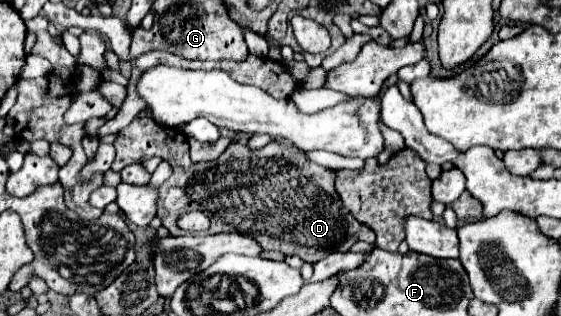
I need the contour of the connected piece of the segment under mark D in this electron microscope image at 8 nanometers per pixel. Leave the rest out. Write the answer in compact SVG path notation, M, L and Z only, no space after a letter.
M136 117L128 127L124 127L116 141L116 159L112 163L114 171L122 171L128 163L142 163L150 157L160 157L168 161L174 169L174 175L162 185L162 191L158 195L158 217L162 225L170 231L170 235L184 235L184 231L176 225L178 217L186 211L202 211L210 217L212 225L208 233L230 233L230 231L240 231L240 233L250 233L266 251L280 251L284 255L298 255L306 263L316 263L324 259L326 255L334 251L348 251L350 245L358 239L372 243L374 241L374 231L370 227L358 223L350 211L342 205L340 197L334 191L334 177L330 169L324 169L316 163L306 161L304 157L296 157L296 149L290 149L280 143L268 143L262 149L248 149L242 143L230 143L228 149L214 161L206 163L192 163L190 153L188 153L188 141L186 135L180 133L176 127L162 127L154 123L152 119L146 117Z

